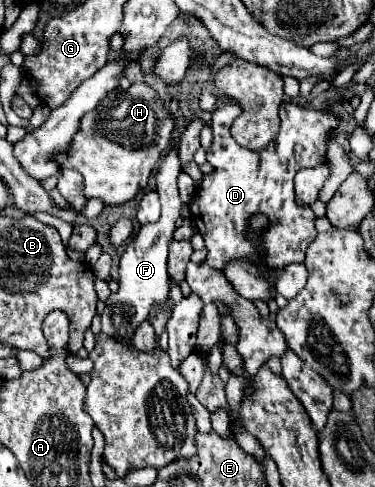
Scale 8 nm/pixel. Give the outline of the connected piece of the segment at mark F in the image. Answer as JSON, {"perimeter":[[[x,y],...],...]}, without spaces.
{"perimeter":[[[173,147],[165,155],[155,175],[157,193],[161,199],[161,217],[157,223],[141,225],[139,233],[127,243],[127,249],[121,255],[121,263],[119,263],[119,291],[105,301],[105,309],[101,313],[103,333],[111,335],[113,339],[131,339],[139,323],[147,319],[151,305],[155,301],[165,301],[169,295],[171,277],[167,273],[167,247],[169,247],[169,241],[173,239],[175,221],[181,215],[181,199],[179,199],[179,189],[177,189],[179,173],[181,173],[179,155],[177,155],[177,149]]]}

